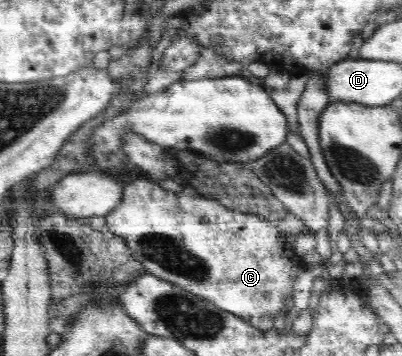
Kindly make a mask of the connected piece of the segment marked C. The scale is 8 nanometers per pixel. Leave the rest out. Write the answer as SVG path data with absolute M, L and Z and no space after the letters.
M146 175L123 184L121 204L105 216L106 228L121 237L145 270L160 279L205 298L217 308L250 323L256 323L265 316L277 318L287 306L285 300L293 296L293 286L300 275L301 265L285 254L285 249L295 251L293 240L287 242L283 236L279 240L279 230L257 216L227 210L220 202L209 198L189 198L185 196L185 190L181 194L173 194L173 190L161 190L161 184L167 186L165 182L155 182Z

